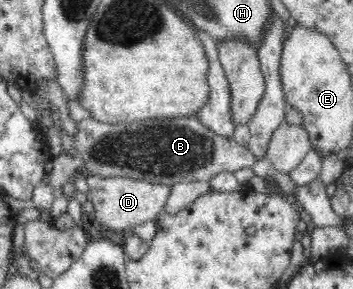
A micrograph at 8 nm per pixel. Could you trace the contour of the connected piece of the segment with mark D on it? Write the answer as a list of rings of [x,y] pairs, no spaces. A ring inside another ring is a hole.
[[[94,175],[86,179],[90,186],[88,194],[94,205],[94,217],[98,223],[112,231],[124,231],[126,228],[135,228],[145,221],[154,220],[160,212],[165,210],[165,204],[172,192],[172,188],[168,186],[139,179],[102,178]]]

